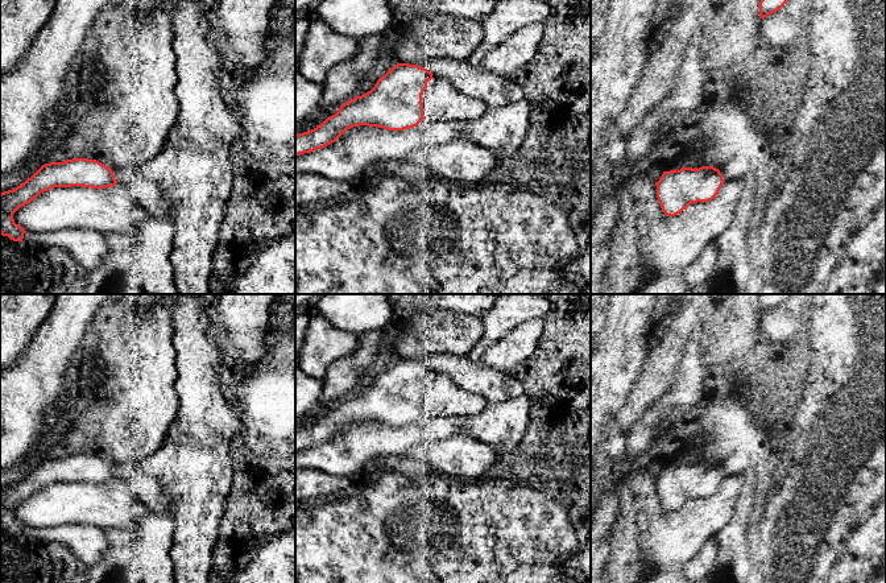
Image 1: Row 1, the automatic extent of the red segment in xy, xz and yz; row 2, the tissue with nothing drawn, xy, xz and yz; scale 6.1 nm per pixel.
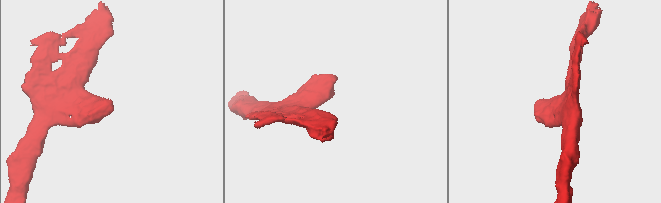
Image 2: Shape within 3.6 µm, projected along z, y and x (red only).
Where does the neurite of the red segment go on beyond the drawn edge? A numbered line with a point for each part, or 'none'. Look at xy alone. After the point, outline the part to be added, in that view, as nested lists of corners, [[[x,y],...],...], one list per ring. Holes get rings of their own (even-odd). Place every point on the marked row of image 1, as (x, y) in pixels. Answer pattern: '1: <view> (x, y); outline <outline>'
none

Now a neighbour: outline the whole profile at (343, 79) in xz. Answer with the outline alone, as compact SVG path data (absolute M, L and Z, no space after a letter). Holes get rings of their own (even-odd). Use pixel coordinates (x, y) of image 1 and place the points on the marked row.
M382 34L359 38L359 50L348 61L332 66L326 82L319 107L341 106L355 98L359 84L374 66L384 42Z

